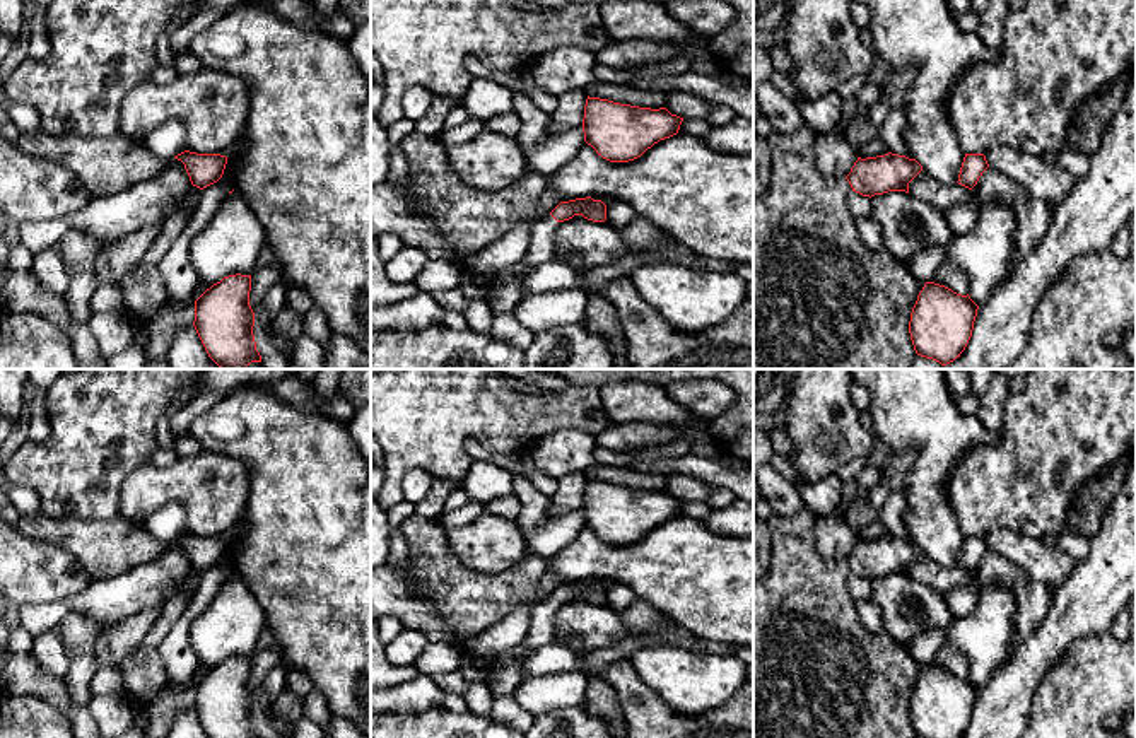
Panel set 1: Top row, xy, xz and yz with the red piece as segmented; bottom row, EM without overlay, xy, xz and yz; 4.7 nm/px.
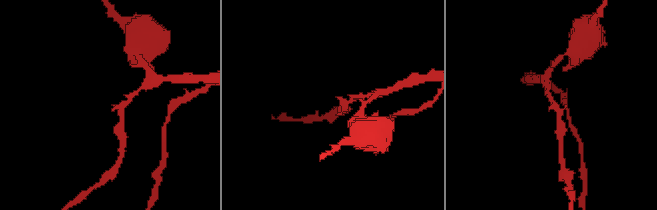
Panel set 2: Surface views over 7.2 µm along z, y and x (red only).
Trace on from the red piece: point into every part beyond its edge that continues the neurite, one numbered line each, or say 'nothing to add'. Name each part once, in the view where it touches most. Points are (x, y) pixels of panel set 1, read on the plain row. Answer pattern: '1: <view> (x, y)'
1: xz (540, 632)

